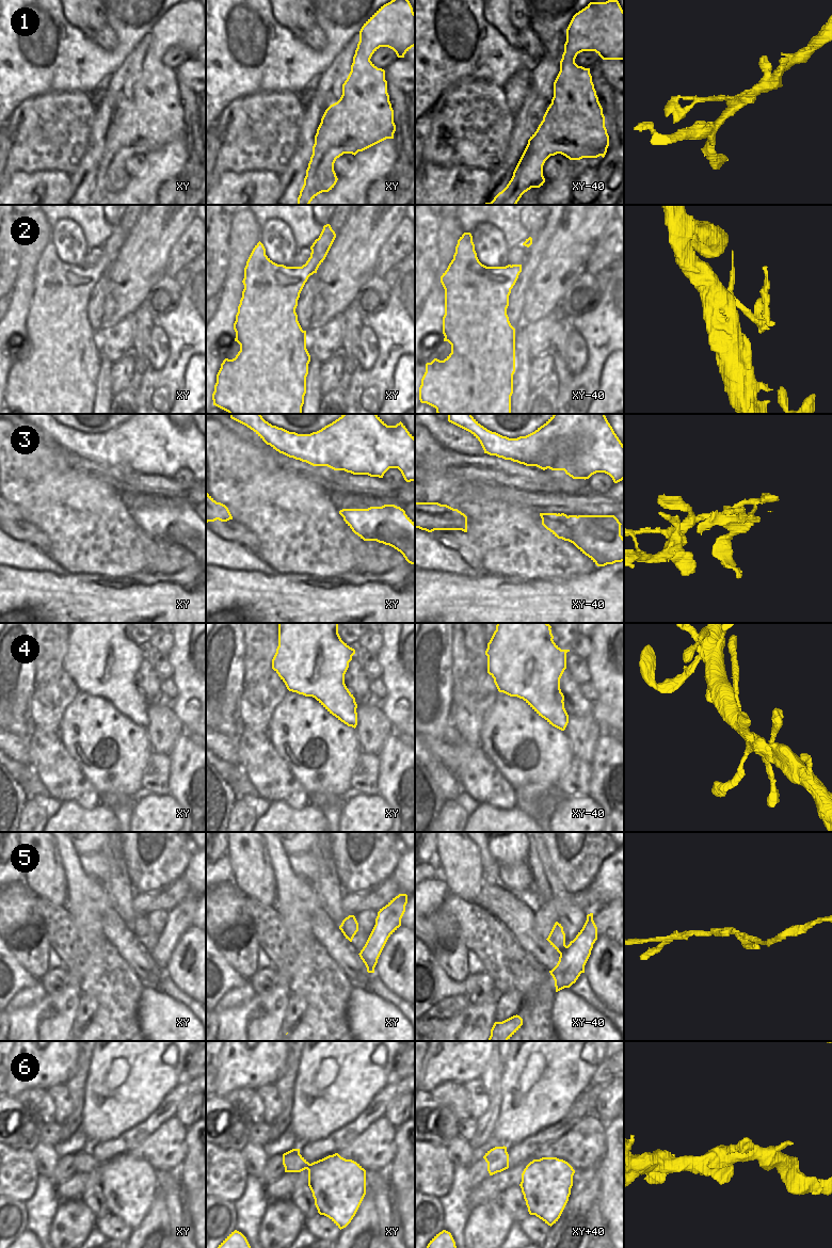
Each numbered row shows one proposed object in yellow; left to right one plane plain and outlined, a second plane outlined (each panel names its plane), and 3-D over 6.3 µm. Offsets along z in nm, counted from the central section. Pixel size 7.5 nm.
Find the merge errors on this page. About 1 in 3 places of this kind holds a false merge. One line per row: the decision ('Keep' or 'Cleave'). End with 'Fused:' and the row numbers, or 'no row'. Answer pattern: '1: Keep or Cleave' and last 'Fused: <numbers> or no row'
1: Keep
2: Cleave
3: Cleave
4: Cleave
5: Keep
6: Keep
Fused: 2, 3, 4

